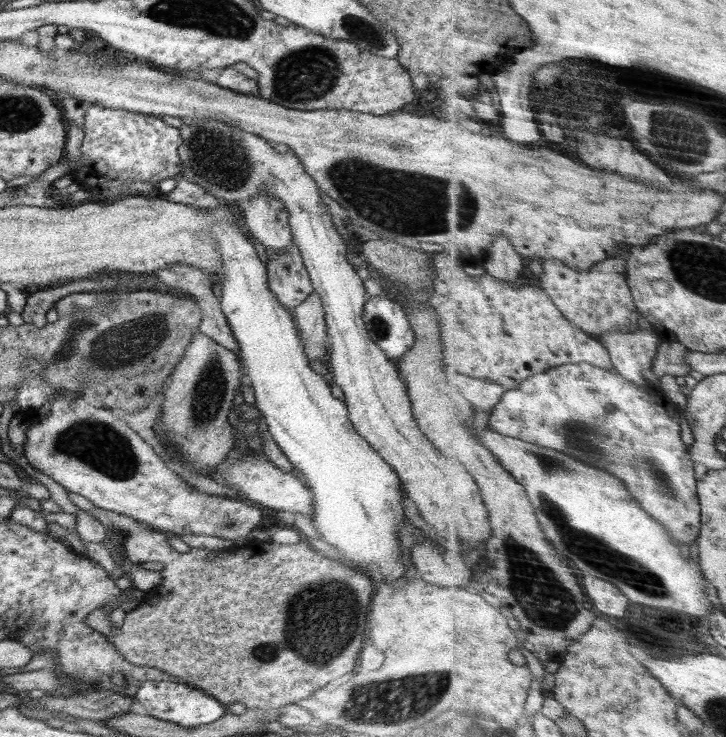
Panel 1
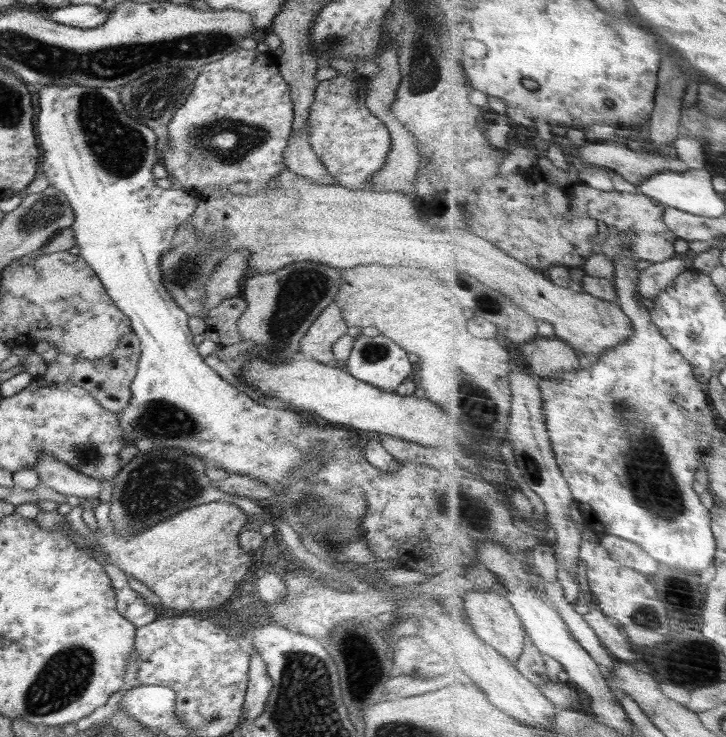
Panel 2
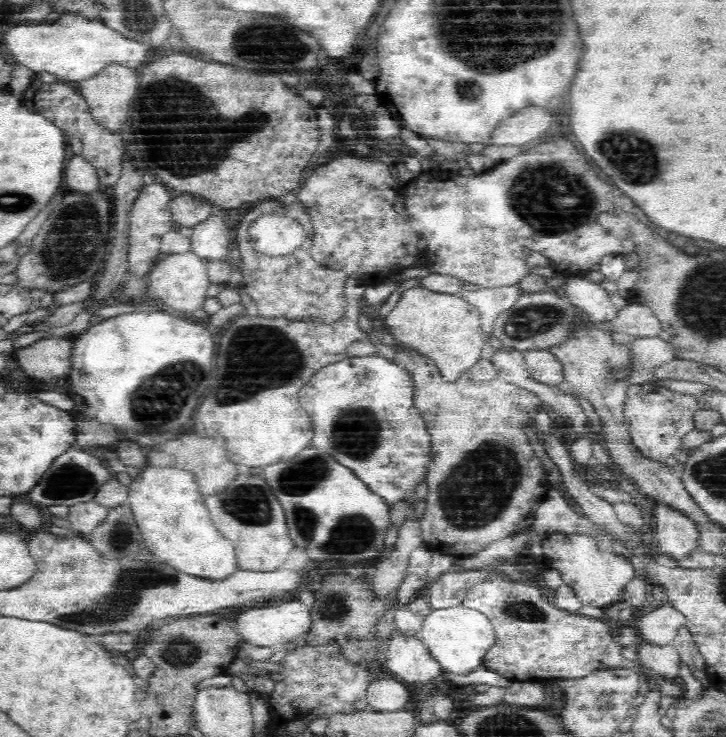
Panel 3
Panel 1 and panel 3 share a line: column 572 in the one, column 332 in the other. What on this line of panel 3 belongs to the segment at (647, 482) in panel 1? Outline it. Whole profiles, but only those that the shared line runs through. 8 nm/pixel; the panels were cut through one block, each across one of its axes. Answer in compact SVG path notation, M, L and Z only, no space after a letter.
M378 355L348 356L328 365L312 375L299 392L300 402L311 418L311 445L334 456L340 460L340 464L354 468L353 471L374 492L378 492L392 505L402 500L404 492L414 488L427 474L429 436L412 396L412 379L408 371Z

